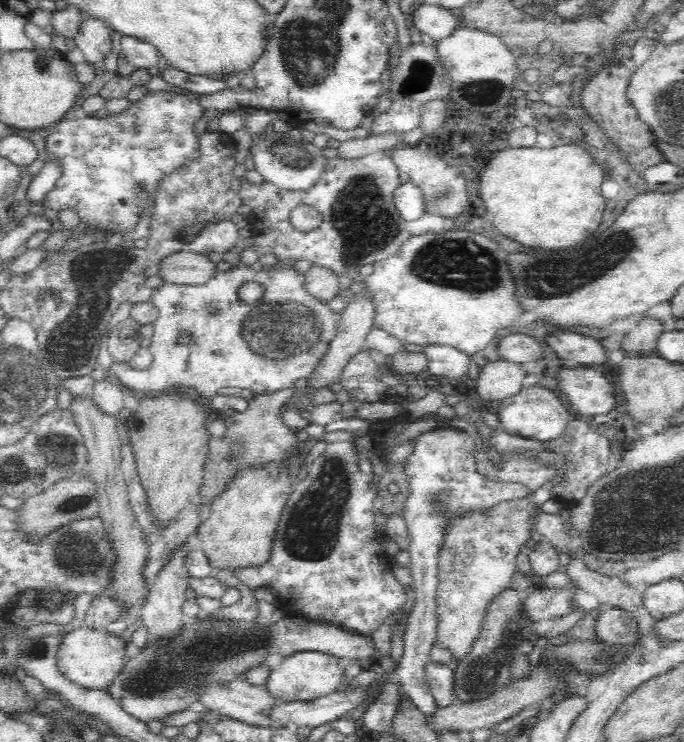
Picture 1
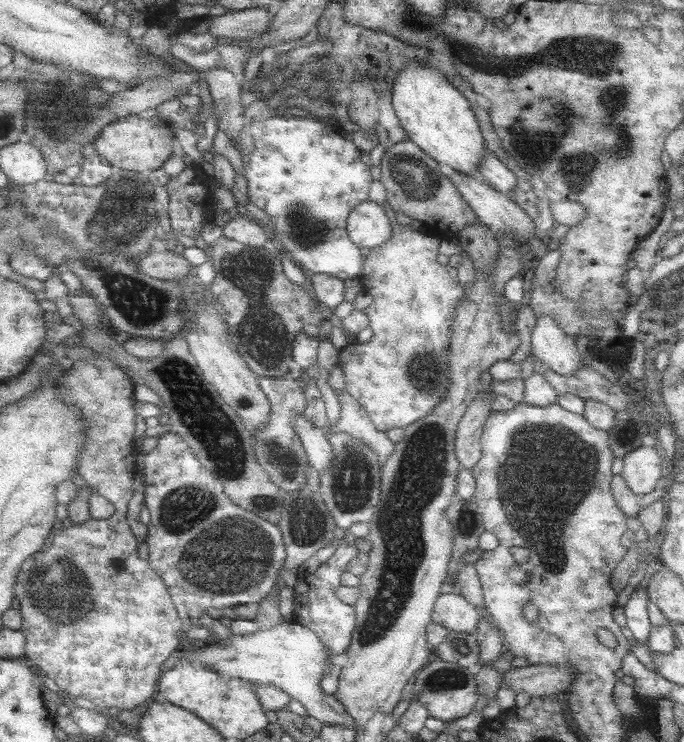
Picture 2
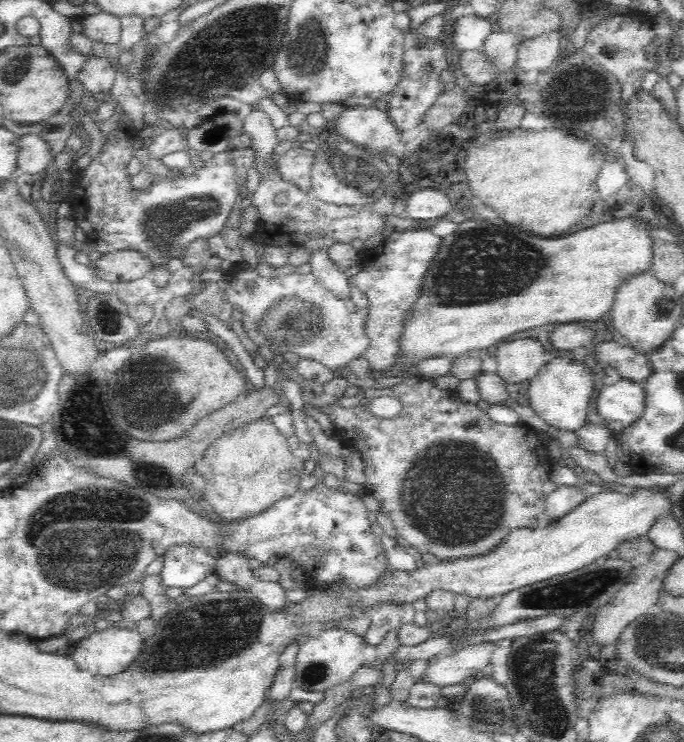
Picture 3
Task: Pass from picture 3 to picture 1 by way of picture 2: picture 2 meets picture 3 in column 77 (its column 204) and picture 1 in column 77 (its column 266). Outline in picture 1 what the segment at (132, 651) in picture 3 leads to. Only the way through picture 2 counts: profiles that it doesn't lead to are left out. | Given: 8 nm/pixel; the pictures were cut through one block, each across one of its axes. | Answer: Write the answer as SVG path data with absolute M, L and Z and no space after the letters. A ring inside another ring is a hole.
M82 626L62 638L62 646L58 652L60 672L88 690L106 690L108 684L122 672L122 666L128 662L126 640L108 632L98 632L88 626Z

